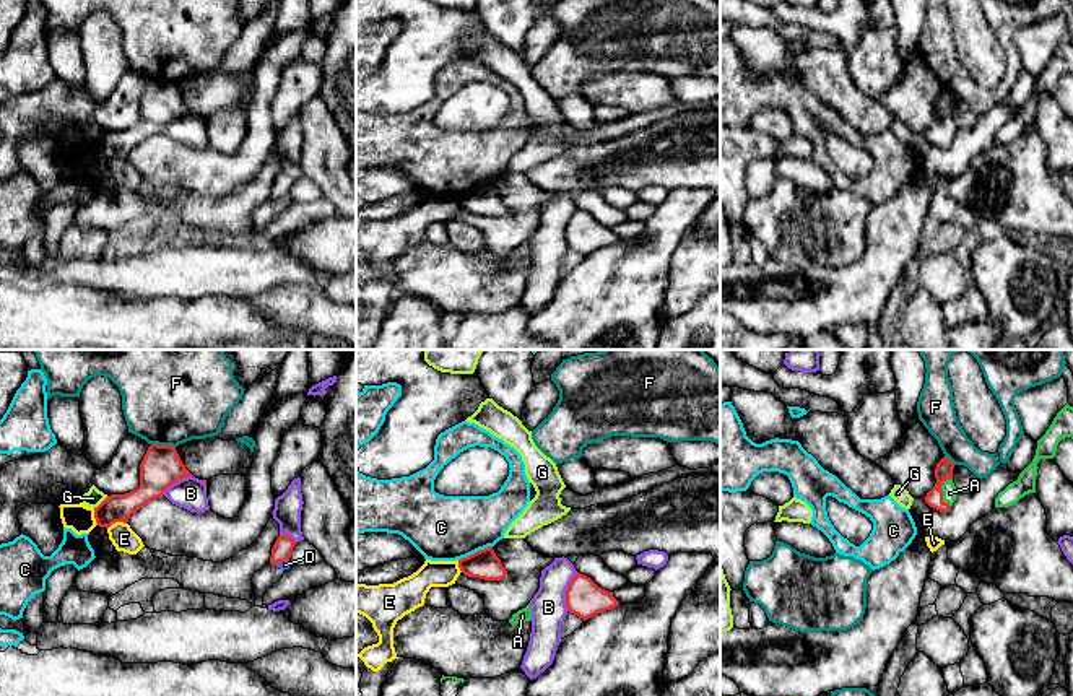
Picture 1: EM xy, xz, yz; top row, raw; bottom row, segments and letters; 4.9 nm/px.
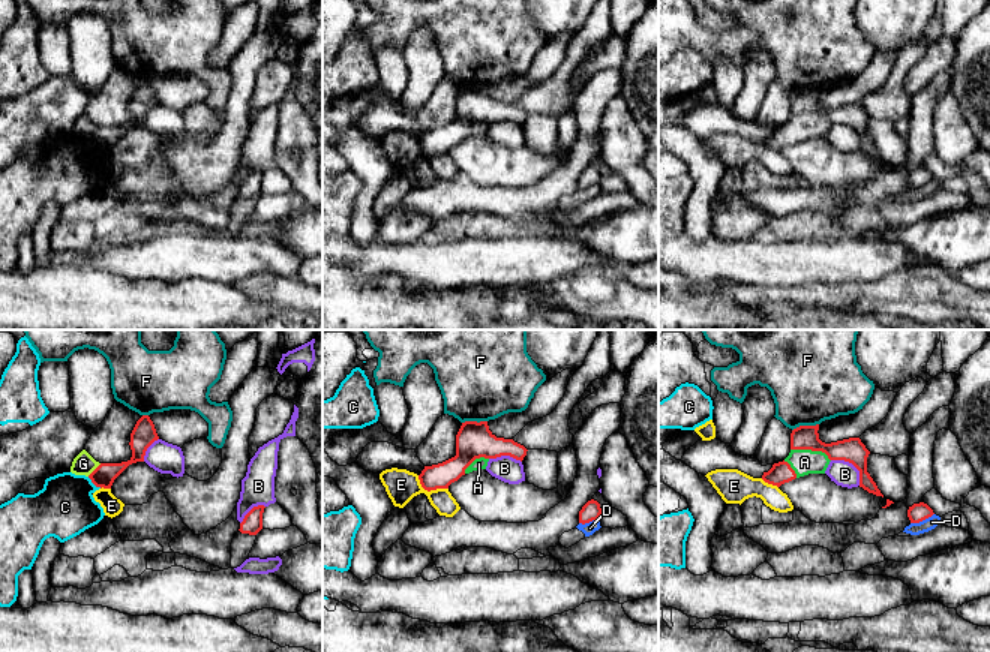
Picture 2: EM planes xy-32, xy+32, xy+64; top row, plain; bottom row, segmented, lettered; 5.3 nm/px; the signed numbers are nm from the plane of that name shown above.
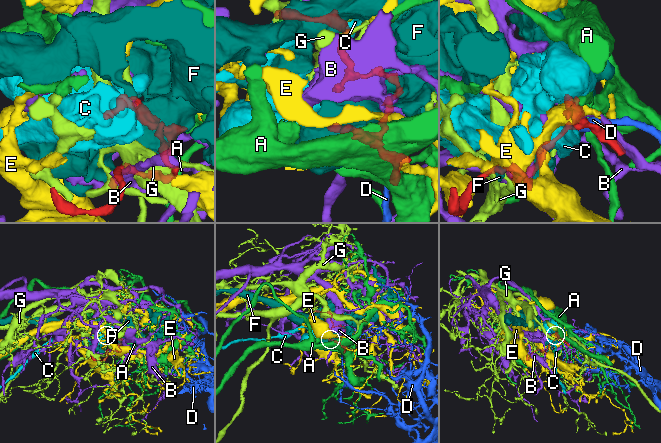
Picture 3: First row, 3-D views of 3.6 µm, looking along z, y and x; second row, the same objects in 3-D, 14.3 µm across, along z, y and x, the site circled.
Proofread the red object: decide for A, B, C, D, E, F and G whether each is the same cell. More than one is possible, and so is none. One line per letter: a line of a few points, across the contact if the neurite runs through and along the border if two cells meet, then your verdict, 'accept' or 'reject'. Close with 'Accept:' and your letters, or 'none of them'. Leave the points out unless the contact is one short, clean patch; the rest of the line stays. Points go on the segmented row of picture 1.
A: accept
B: reject
C: line xz (491, 545), (459, 560); reject
D: reject
E: line xy (125, 522), (114, 522), (108, 529); reject
F: reject
G: reject
Accept: A

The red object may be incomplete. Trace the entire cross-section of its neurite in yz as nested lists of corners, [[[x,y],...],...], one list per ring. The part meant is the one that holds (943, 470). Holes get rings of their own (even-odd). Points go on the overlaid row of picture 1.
[[[943,457],[935,468],[936,483],[923,498],[930,507],[940,512],[948,512],[958,498],[958,489],[953,483],[953,468],[954,463],[948,457]]]

